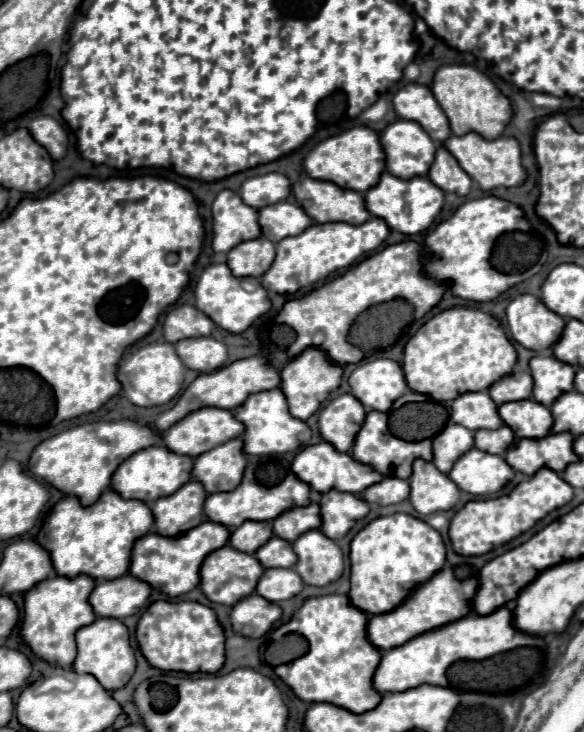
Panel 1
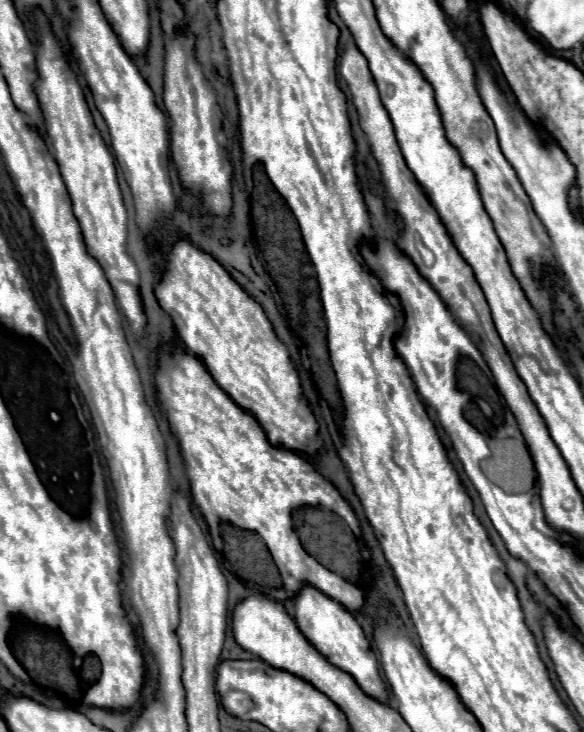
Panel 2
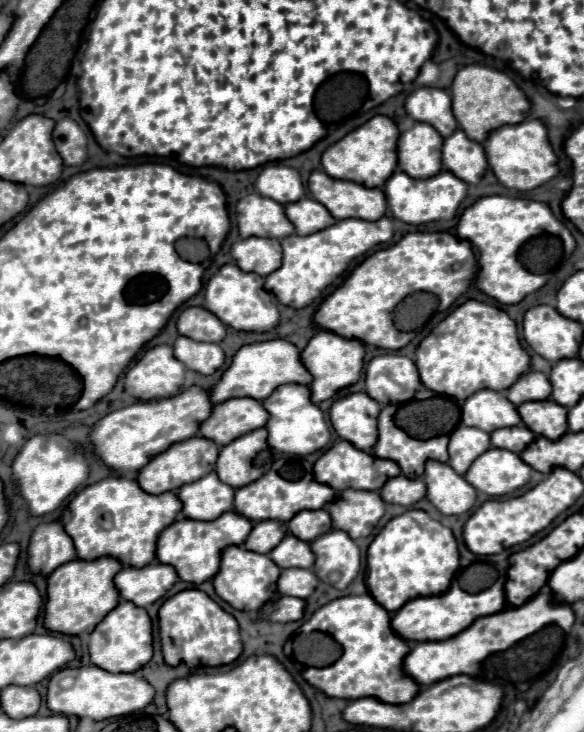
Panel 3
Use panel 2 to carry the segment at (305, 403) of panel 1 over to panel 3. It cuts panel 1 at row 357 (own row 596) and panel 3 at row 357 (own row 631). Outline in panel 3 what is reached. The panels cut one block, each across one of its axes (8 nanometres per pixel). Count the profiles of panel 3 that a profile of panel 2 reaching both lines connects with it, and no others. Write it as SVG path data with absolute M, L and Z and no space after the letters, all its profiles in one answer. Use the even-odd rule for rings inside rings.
M320 330L316 336L312 336L308 346L300 352L300 358L302 358L302 364L306 366L306 370L312 374L312 382L308 386L310 400L314 404L320 404L320 402L332 398L338 390L348 388L358 382L358 378L362 374L362 362L364 362L364 344L358 340L346 340L328 330Z

